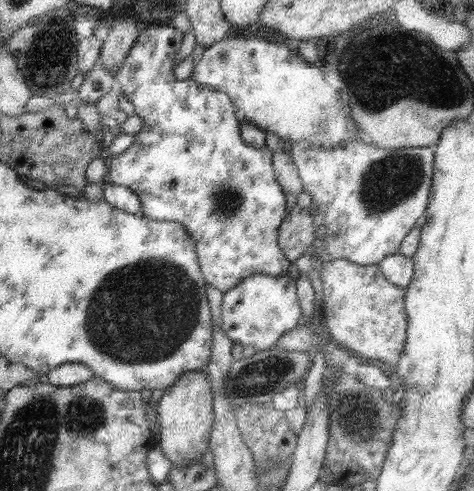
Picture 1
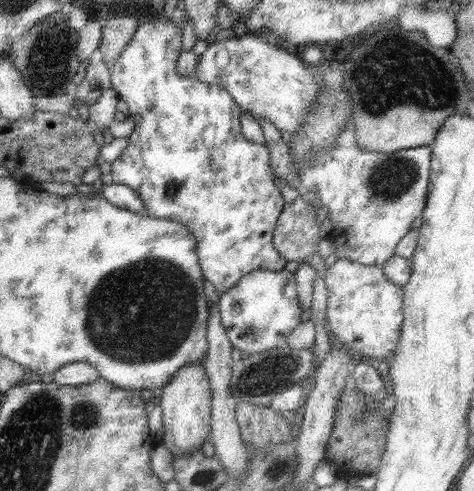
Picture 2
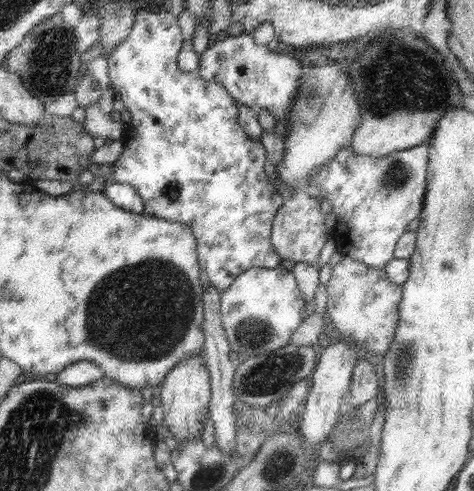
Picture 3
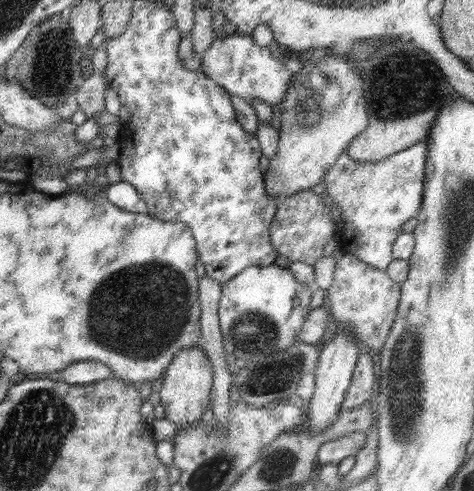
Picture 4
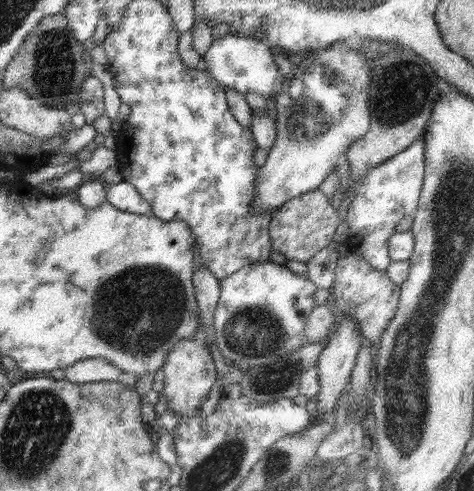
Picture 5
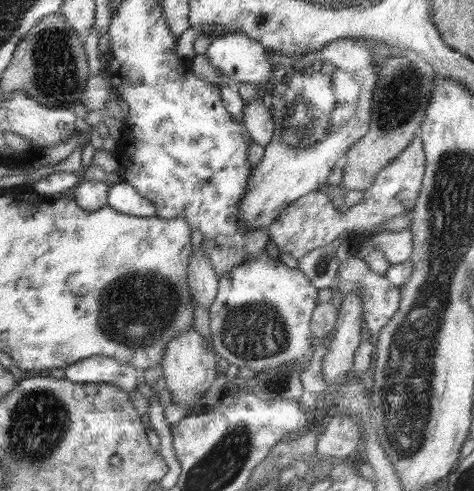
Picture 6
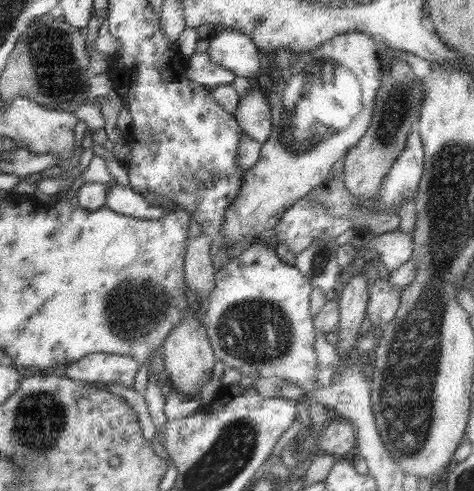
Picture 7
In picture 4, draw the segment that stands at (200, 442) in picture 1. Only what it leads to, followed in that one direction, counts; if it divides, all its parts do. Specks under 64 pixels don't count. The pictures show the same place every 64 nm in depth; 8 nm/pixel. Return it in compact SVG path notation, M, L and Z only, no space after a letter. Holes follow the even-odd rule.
M197 344L181 348L167 364L163 382L161 382L161 390L159 390L159 398L165 408L165 418L175 422L177 426L197 422L201 418L205 406L209 404L211 386L213 386L213 370L211 370L211 362L209 362L207 354Z

